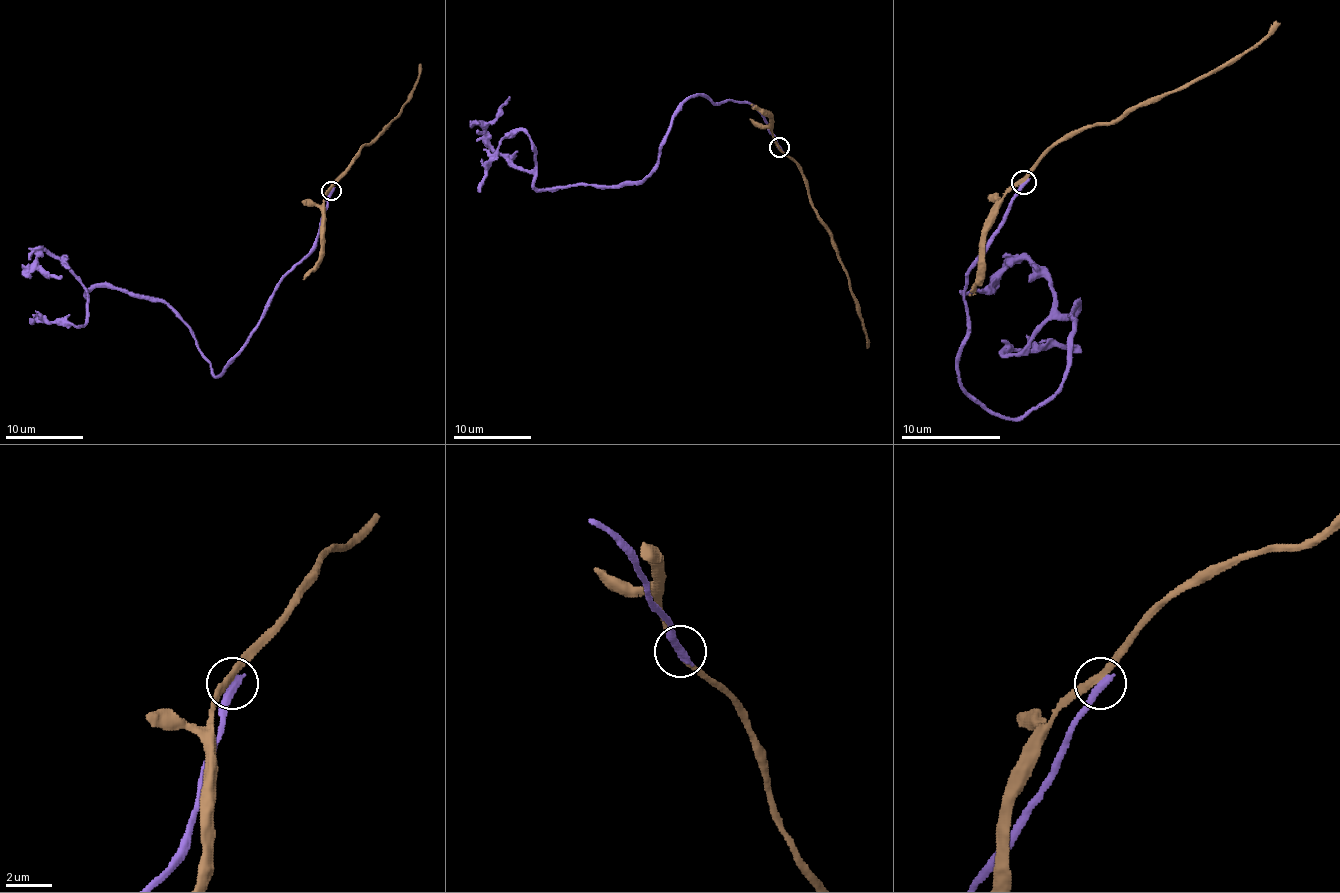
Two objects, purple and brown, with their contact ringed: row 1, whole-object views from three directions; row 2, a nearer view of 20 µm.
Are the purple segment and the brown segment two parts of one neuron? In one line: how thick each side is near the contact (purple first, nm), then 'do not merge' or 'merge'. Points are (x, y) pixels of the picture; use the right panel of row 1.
calibres 420 and 260 nm; do not merge

